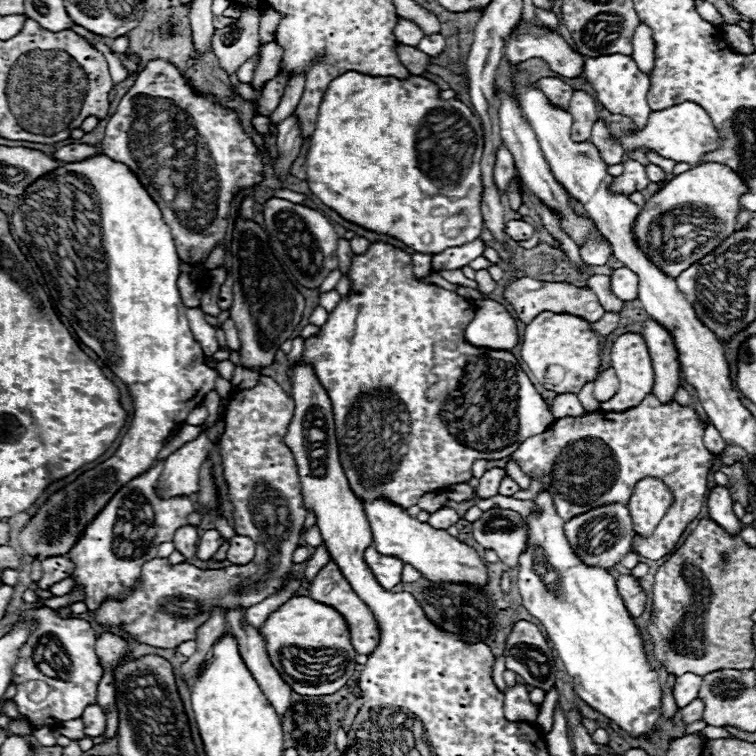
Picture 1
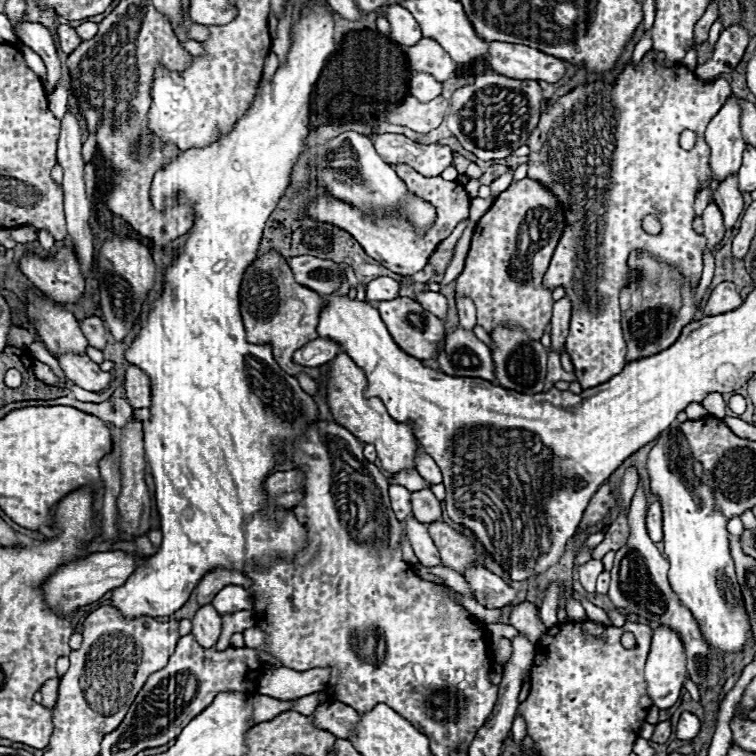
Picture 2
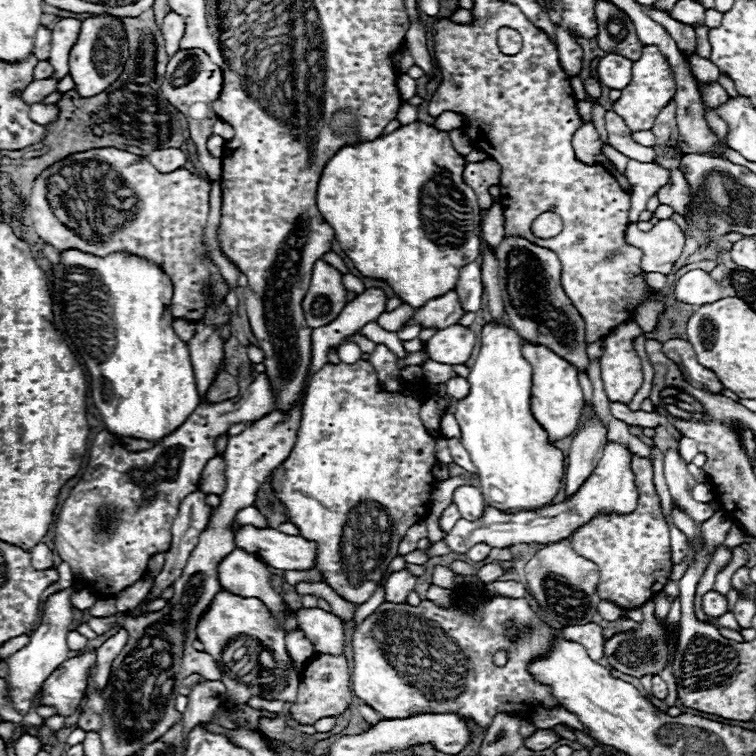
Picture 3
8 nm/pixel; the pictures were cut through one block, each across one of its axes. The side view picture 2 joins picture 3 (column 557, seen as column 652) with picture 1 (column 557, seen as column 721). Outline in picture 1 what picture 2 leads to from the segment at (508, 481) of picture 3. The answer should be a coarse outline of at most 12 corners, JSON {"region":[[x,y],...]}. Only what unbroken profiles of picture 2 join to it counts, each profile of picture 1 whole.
{"region":[[550,492],[516,576],[588,706],[630,736],[658,670],[614,576],[586,566]]}

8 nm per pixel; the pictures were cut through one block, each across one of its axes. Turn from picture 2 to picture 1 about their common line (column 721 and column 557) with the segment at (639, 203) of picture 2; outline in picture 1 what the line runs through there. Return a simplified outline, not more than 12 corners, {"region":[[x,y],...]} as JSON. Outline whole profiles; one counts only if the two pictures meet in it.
{"region":[[540,78],[536,88],[568,112],[572,88],[558,78]]}

